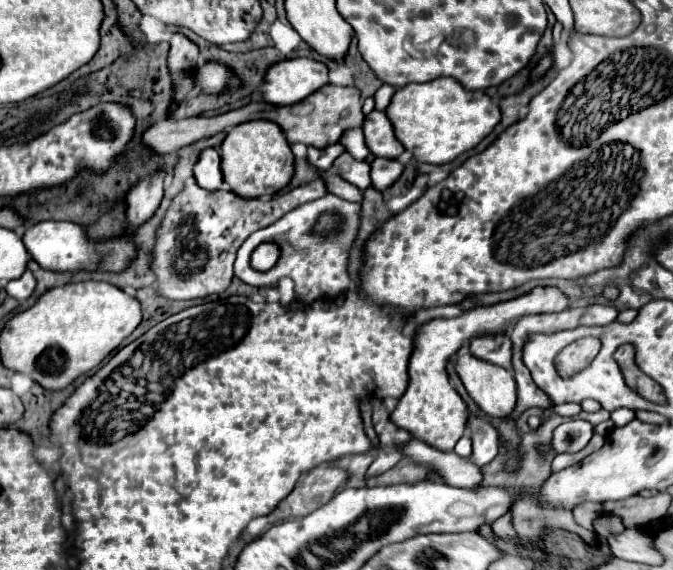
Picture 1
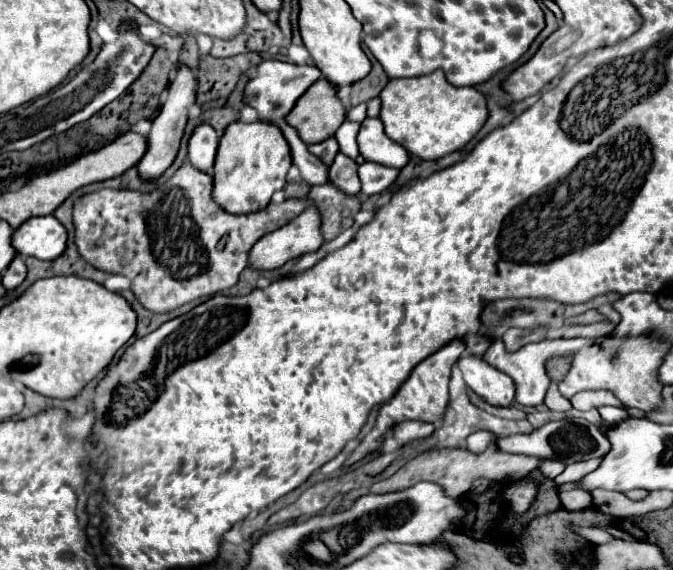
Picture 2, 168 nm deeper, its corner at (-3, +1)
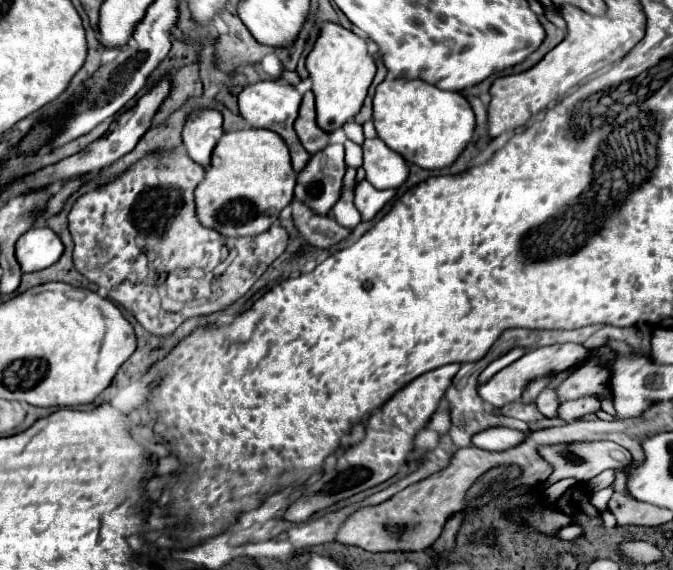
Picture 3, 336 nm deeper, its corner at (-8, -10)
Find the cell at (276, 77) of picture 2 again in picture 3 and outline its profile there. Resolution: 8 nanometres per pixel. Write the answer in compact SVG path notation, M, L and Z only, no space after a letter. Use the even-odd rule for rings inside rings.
M260 80L256 84L250 84L246 86L240 94L238 94L238 106L240 106L240 114L242 118L246 120L248 126L252 128L266 128L266 130L272 130L276 132L290 148L290 156L292 156L292 166L296 172L302 172L310 160L310 154L302 148L292 124L298 116L298 108L300 108L300 102L302 102L302 92L288 84L288 82L282 82L282 80Z

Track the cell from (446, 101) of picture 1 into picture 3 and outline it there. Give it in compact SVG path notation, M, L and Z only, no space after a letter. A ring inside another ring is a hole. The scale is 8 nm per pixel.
M386 78L374 96L374 126L384 144L408 162L426 170L440 170L456 162L474 136L476 116L470 102L458 92L446 92L422 80Z

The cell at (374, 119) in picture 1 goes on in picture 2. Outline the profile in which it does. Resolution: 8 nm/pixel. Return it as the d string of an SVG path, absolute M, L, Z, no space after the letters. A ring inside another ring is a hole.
M365 119L361 123L361 131L357 135L357 145L359 153L365 157L365 161L373 161L385 167L395 167L401 169L407 165L409 155L407 151L393 143L385 133L383 133L383 123L375 119Z

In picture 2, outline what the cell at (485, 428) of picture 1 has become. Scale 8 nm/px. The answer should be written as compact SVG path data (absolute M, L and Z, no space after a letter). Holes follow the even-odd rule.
M563 419L563 421L553 421L547 423L539 429L533 429L527 435L509 435L505 439L495 441L499 449L509 451L509 453L525 453L525 455L535 455L539 461L543 459L559 459L565 465L585 461L591 457L605 457L605 453L611 449L607 433L601 431L597 425L585 421L585 419Z

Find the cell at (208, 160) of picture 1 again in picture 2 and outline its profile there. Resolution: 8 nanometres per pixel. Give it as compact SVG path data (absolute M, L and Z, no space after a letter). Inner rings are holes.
M201 123L193 129L193 135L189 137L187 157L197 169L207 173L213 169L217 145L219 145L219 135L215 133L215 129L209 123Z

